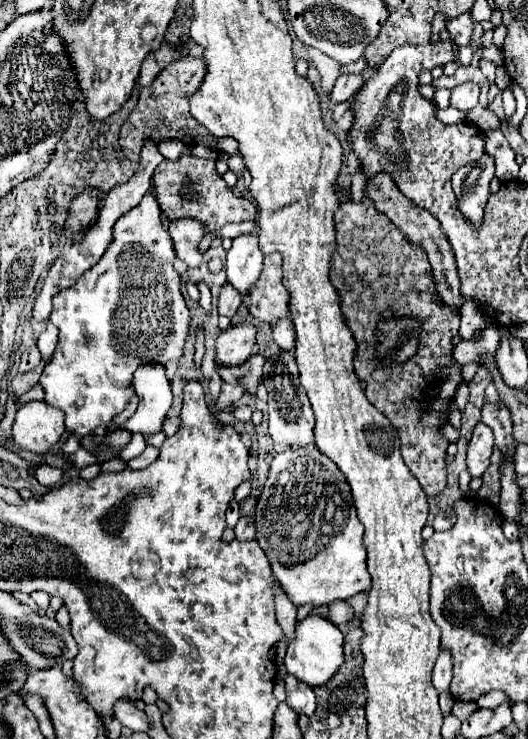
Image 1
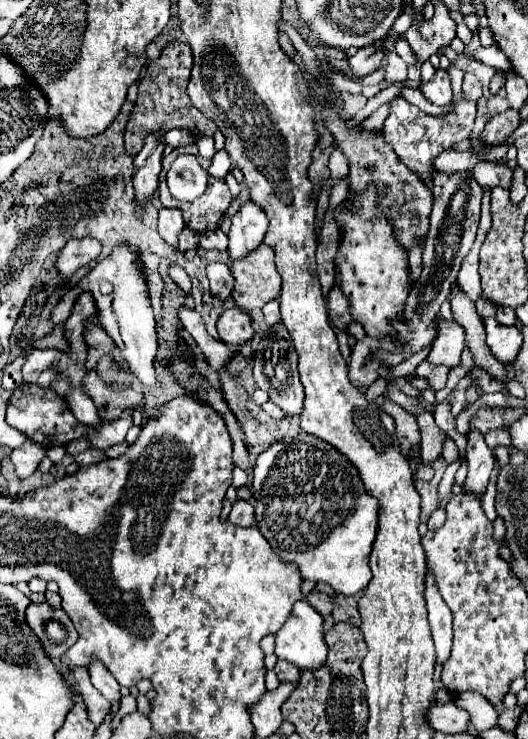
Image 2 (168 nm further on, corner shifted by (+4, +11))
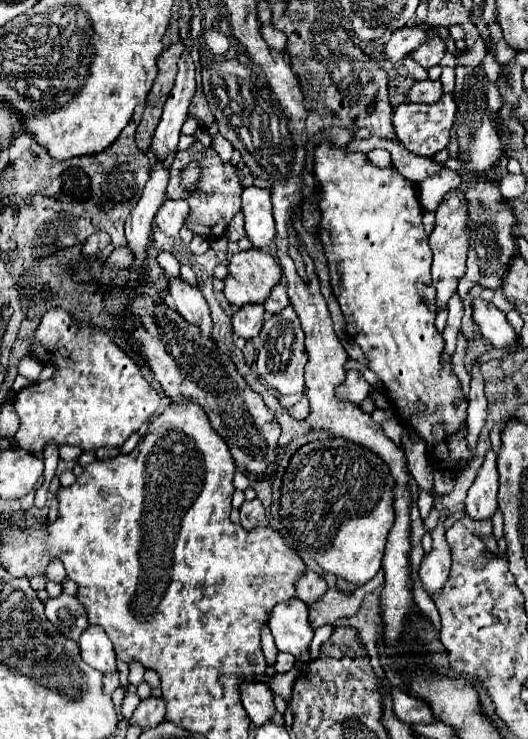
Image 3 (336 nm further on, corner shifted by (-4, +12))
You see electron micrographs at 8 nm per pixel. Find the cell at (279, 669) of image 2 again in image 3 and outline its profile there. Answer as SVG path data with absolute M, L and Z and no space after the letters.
M279 654L277 656L277 662L275 662L275 670L277 672L289 672L293 666L295 666L295 656L291 656L291 654Z

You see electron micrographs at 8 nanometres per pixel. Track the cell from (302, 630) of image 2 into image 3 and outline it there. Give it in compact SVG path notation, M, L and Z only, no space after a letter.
M295 598L277 604L269 618L269 628L279 652L303 656L309 652L315 628L309 620L309 606Z

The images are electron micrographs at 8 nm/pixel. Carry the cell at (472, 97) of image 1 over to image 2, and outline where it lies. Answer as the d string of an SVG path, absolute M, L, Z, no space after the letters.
M437 69L435 77L427 83L421 83L419 85L419 91L423 93L423 97L433 103L433 105L449 105L451 103L451 81L449 81L449 75L447 71L443 69Z

